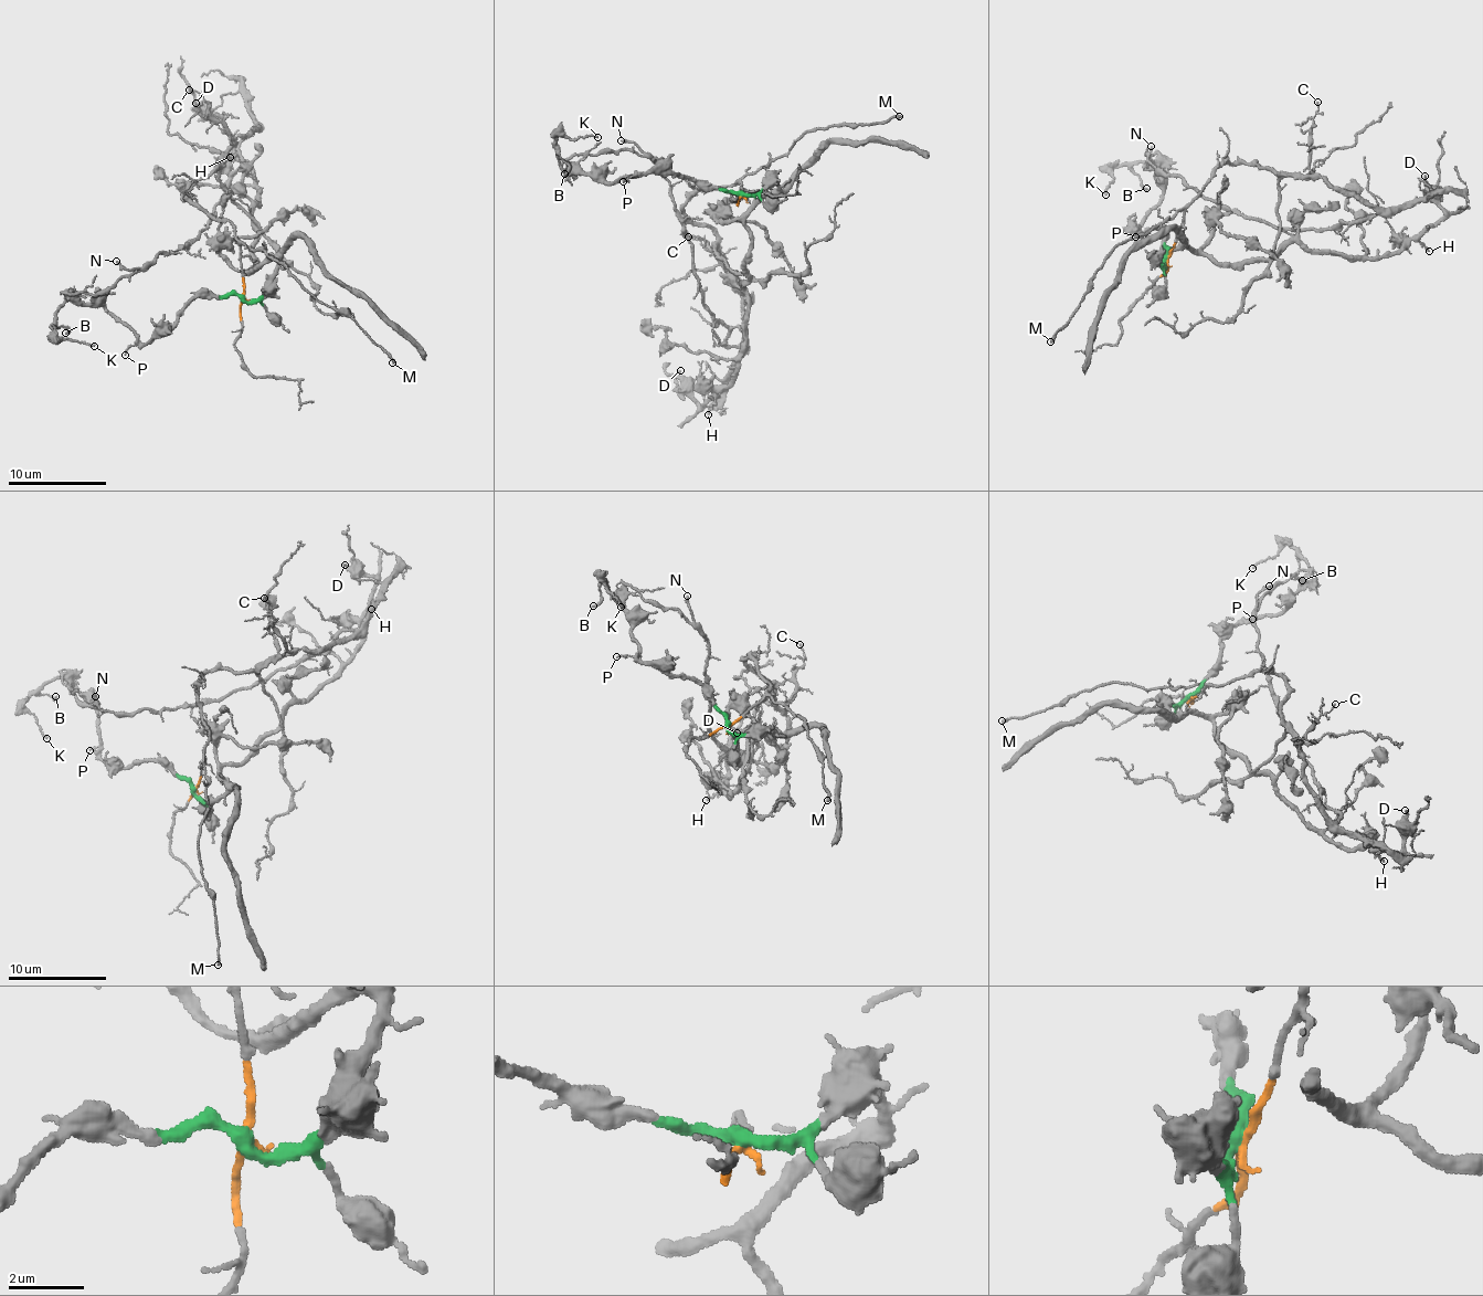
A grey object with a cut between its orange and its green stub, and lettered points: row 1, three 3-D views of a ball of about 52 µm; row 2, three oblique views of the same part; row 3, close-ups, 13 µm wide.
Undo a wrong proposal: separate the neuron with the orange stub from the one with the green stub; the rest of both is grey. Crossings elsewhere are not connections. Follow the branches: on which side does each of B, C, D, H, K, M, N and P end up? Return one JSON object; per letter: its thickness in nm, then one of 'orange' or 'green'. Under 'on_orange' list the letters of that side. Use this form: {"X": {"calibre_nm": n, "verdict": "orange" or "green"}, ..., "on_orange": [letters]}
{"B": {"calibre_nm": 190, "verdict": "green"}, "C": {"calibre_nm": 120, "verdict": "orange"}, "D": {"calibre_nm": 140, "verdict": "green"}, "H": {"calibre_nm": 140, "verdict": "green"}, "K": {"calibre_nm": 160, "verdict": "green"}, "M": {"calibre_nm": 200, "verdict": "orange"}, "N": {"calibre_nm": 180, "verdict": "orange"}, "P": {"calibre_nm": 140, "verdict": "green"}, "on_orange": ["C", "M", "N"]}

